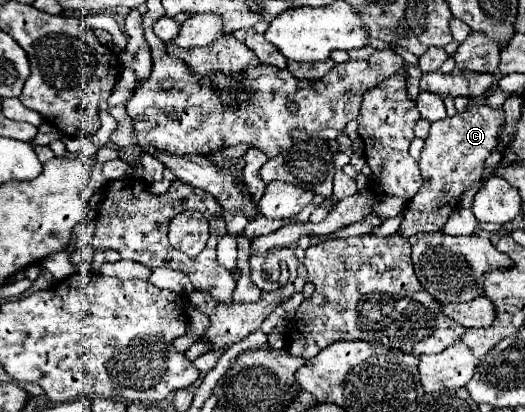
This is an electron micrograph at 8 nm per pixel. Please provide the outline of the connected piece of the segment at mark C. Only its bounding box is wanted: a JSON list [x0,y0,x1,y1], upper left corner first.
[400,106,506,238]

